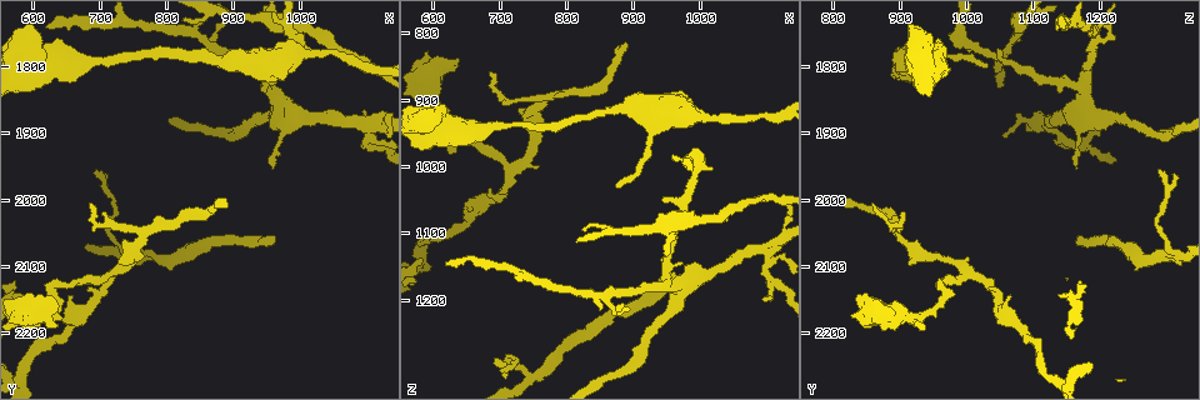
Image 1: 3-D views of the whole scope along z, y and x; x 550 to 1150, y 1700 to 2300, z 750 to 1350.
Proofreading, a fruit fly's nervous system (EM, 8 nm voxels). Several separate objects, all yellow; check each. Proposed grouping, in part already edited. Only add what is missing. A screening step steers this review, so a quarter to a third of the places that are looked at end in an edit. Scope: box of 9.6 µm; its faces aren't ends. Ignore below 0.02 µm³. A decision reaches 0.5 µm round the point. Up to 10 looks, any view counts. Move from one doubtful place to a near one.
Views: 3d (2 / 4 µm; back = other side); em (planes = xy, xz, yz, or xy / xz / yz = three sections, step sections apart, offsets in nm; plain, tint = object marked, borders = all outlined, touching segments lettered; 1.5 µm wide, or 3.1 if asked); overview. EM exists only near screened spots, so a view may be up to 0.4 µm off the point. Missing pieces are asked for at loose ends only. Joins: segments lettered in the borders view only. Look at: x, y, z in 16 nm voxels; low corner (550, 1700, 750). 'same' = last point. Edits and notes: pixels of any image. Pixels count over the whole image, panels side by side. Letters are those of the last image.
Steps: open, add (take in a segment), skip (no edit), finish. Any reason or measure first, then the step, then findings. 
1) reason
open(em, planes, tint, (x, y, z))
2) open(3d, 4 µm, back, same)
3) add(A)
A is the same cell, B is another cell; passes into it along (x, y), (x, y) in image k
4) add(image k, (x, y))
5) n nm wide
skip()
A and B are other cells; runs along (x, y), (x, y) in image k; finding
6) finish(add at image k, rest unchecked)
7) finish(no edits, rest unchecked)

an open end
open(3d, 4 µm, (600, 1740, 915))

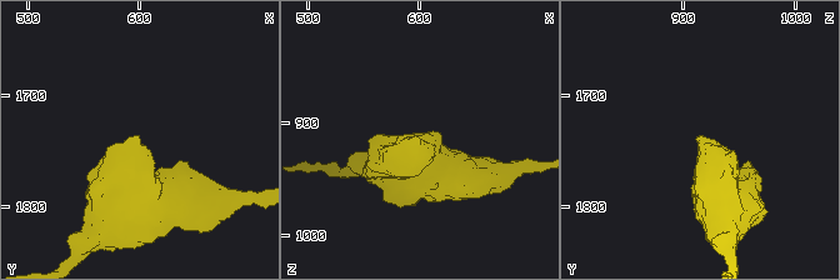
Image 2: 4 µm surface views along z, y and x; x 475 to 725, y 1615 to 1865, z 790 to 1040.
open(em, xy, step 4, tint, (602, 1738, 914))

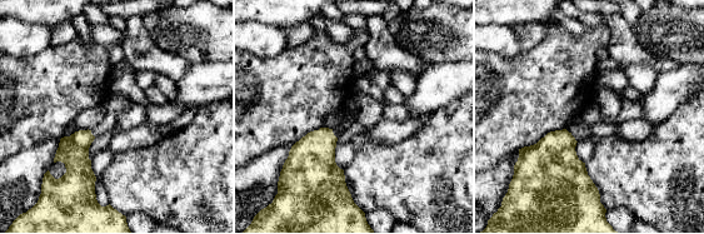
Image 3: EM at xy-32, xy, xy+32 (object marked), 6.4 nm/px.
open(em, xy, step 4, borders, same)

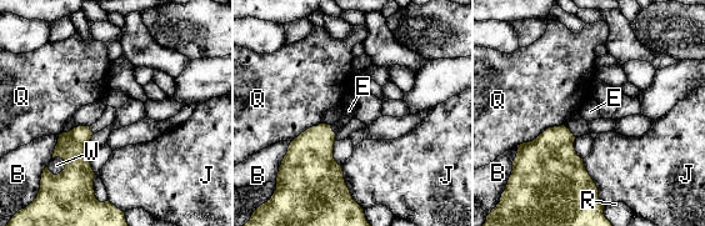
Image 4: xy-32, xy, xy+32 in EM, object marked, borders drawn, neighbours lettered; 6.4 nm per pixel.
skip()
B, E, J, Q, R and W are other cells; border along (65, 164), (56, 174), (46, 166) in image 4; no lettered segment goes on from it

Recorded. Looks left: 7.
thin end
open(3d, 2 µm, back, (615, 1740, 1150))

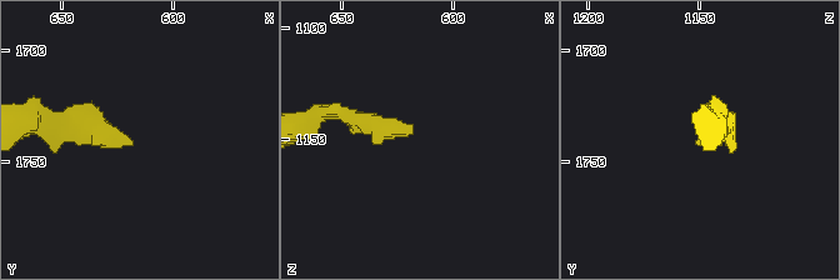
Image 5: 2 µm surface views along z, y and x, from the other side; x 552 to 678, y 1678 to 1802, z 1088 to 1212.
need the tissue
open(em, planes, borders, (618, 1741, 1147))

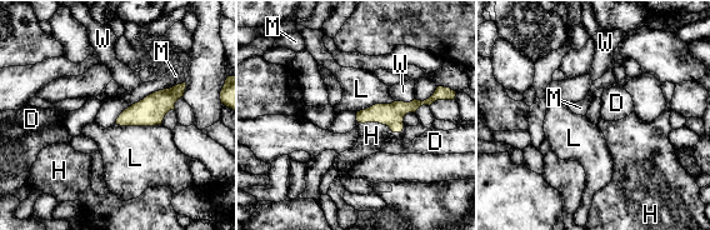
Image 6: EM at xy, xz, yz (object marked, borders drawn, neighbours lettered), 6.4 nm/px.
add(H)
H is the same cell, D, L, M and W are other cells; passes into it along (391, 115), (375, 121), (371, 135) in image 6; the neuron continues

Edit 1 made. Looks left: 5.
open(overview)

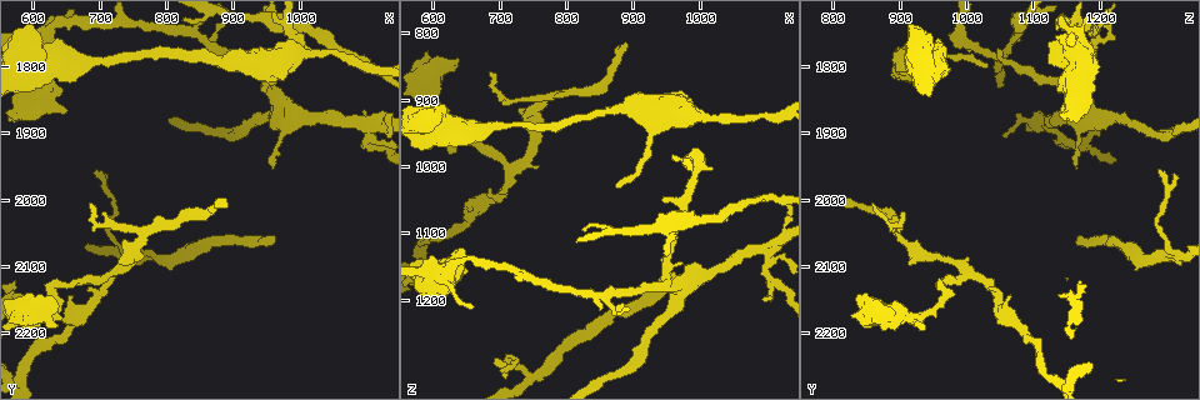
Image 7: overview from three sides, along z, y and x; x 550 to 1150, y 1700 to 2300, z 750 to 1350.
long arm stops here
open(3d, 2 µm, (690, 1960, 1290))

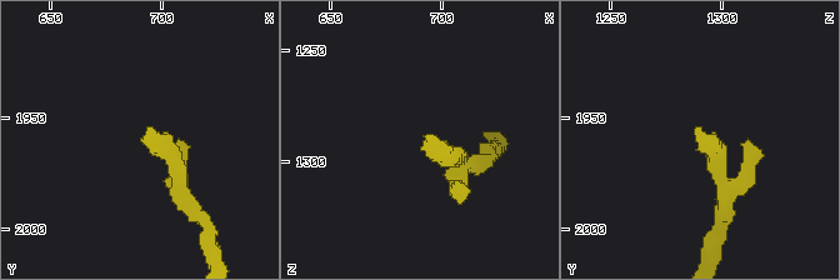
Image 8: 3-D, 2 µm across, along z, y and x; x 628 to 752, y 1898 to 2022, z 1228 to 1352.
open(em, planes, borders, (692, 1956, 1288))

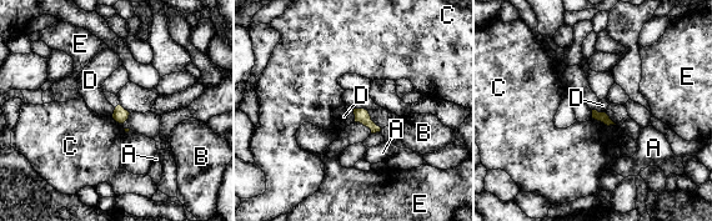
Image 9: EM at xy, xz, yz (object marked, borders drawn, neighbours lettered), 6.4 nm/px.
skip()
A, B, C, D and E are other cells; border along (352, 109), (355, 121) in image 9; no lettered segment goes on from it

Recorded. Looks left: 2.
finish(add at image 6, rest unchecked)

